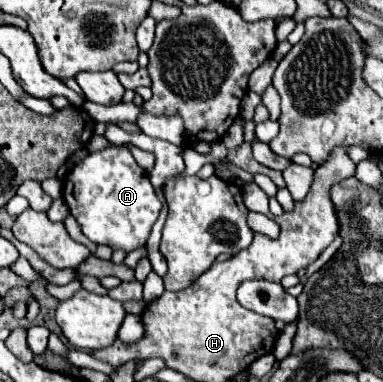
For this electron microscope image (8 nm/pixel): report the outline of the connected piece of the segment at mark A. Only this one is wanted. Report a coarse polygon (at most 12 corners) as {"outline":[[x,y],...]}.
{"outline":[[124,146],[90,152],[62,200],[90,242],[126,254],[162,210]]}

